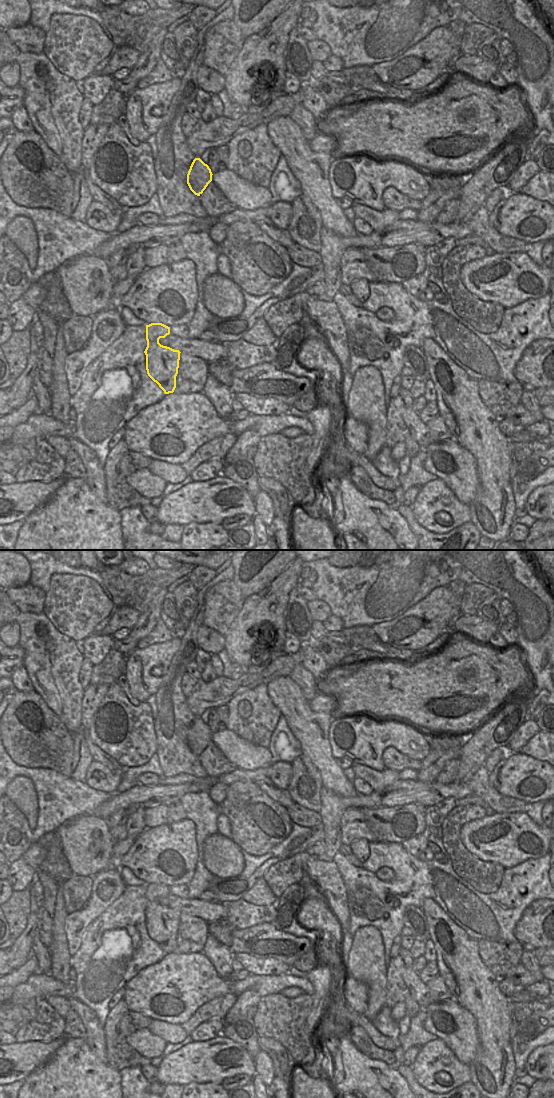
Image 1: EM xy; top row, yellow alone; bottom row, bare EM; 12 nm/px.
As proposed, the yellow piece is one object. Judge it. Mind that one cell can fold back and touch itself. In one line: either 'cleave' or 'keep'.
keep

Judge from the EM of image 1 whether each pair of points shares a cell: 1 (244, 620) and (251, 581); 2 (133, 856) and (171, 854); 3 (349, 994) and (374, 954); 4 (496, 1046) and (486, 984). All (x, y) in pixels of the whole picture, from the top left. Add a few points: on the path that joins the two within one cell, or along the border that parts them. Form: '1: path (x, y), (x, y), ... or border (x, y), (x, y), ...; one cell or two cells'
1: border (268, 584), (261, 590), (244, 598); two cells
2: path (142, 856), (162, 854); one cell
3: border (346, 974), (367, 986), (366, 1003); two cells
4: path (494, 1031), (492, 1012), (486, 1003), (486, 999); one cell

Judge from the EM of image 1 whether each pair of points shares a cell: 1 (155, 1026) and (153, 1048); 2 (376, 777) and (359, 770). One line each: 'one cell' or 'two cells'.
1: two cells
2: one cell

